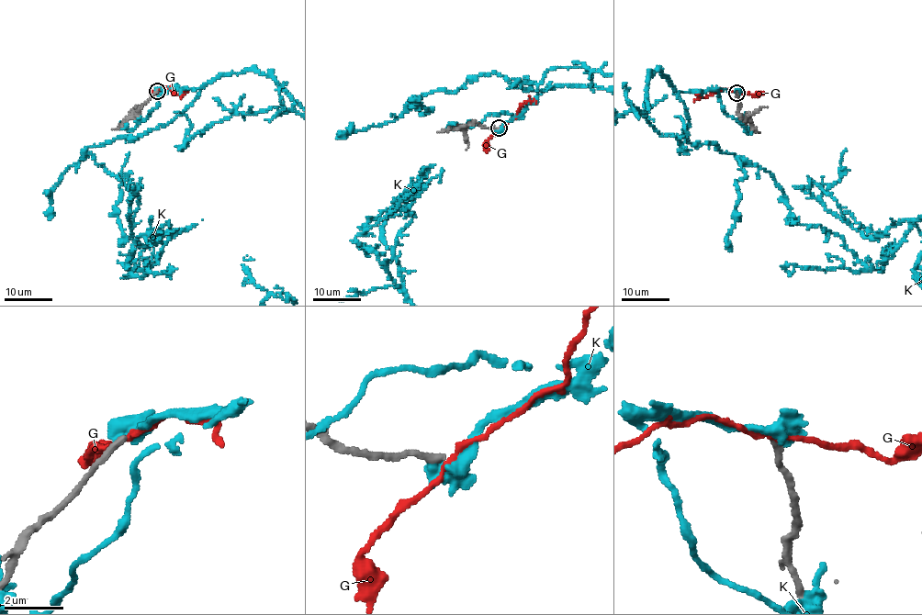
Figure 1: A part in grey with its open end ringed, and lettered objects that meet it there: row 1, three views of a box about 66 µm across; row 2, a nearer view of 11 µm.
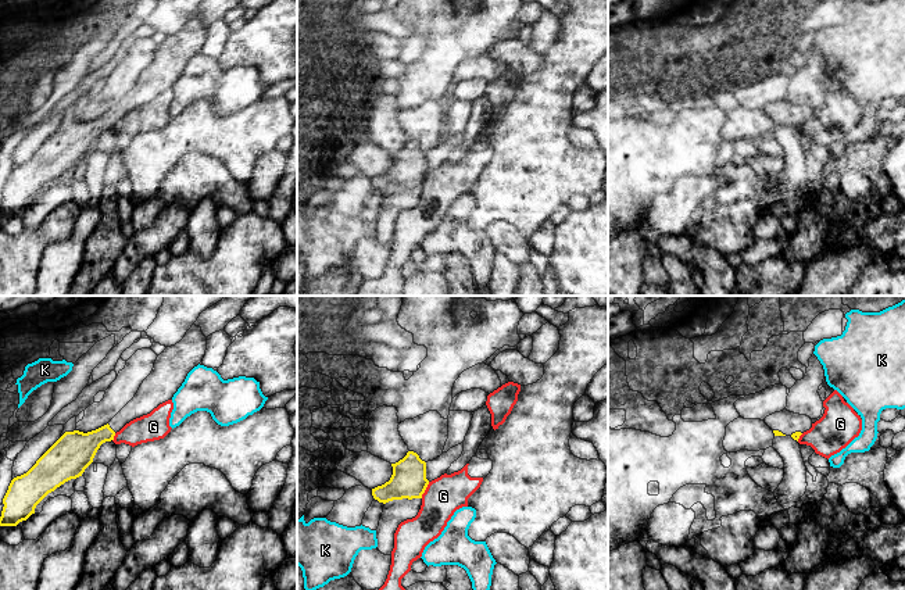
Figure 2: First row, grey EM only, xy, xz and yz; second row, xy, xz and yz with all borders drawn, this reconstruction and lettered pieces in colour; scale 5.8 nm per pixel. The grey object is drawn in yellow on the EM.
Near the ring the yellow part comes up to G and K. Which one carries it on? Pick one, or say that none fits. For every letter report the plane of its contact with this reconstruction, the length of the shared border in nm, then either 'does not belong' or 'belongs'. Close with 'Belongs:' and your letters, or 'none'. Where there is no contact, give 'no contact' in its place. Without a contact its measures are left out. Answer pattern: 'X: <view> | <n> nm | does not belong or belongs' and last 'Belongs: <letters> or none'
G: xz | 110 nm | does not belong
K: no contact | does not belong
Belongs: none

